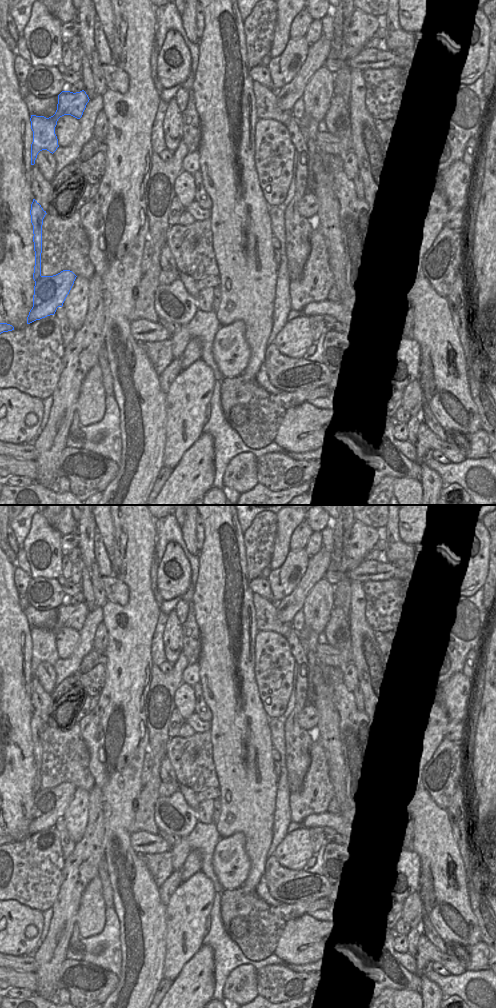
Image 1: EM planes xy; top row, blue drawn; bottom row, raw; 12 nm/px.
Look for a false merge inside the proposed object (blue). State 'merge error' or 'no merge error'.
merge error

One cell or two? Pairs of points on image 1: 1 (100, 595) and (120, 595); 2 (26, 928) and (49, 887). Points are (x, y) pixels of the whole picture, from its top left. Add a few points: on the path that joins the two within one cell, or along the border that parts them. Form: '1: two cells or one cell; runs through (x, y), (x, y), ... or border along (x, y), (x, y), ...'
1: two cells; border along (101, 577), (101, 583), (107, 599)
2: two cells; border along (15, 899), (41, 912)

